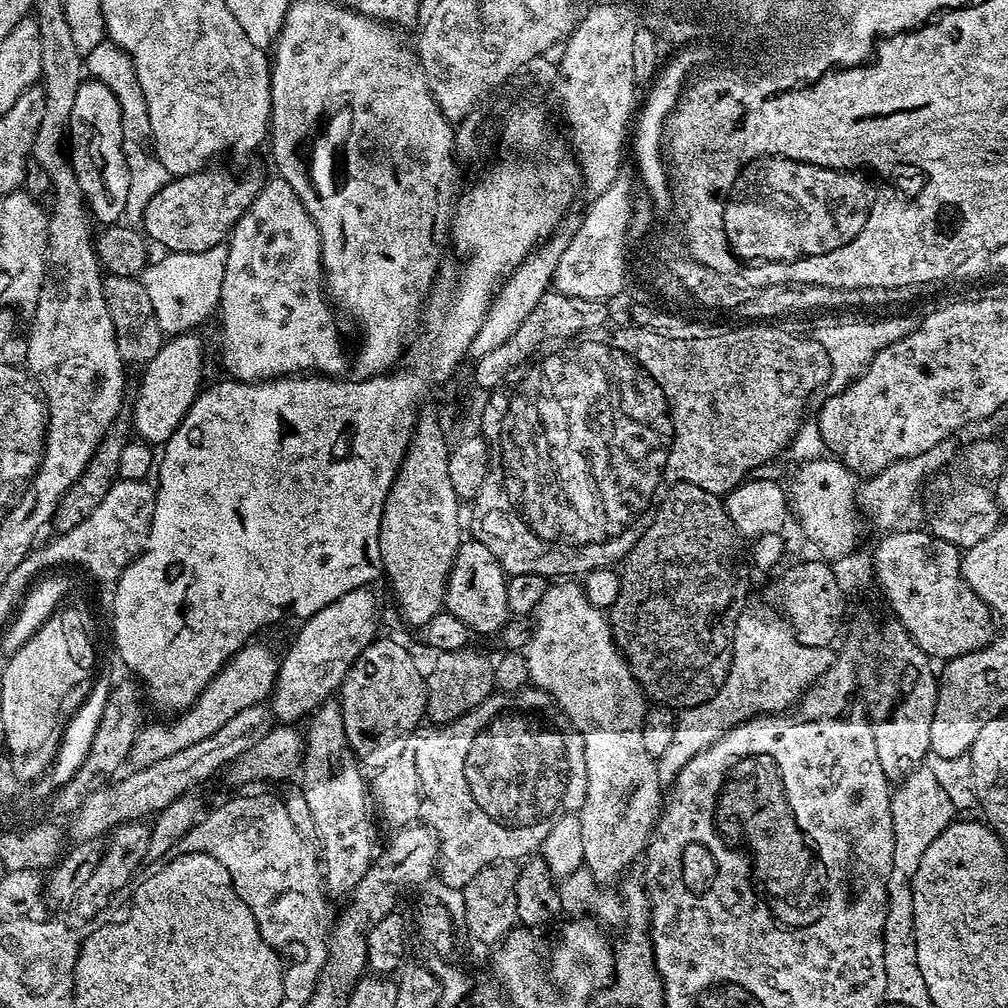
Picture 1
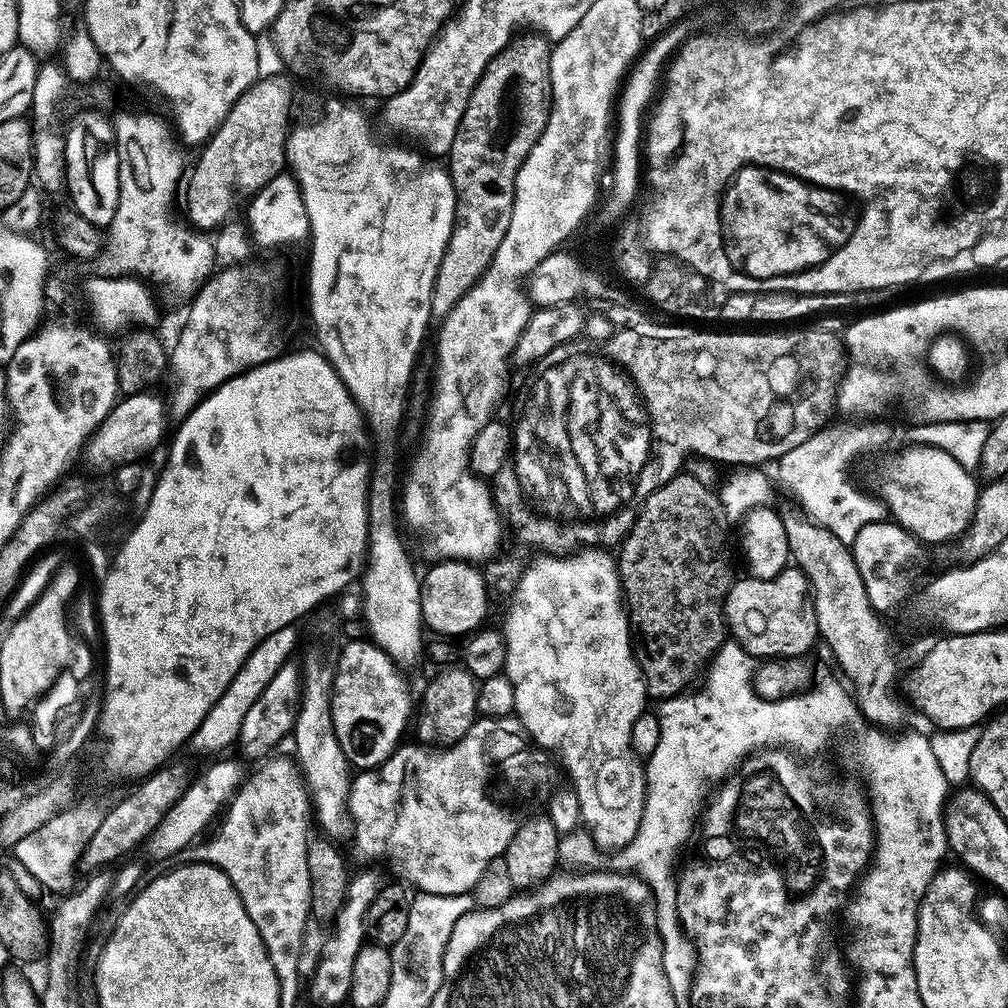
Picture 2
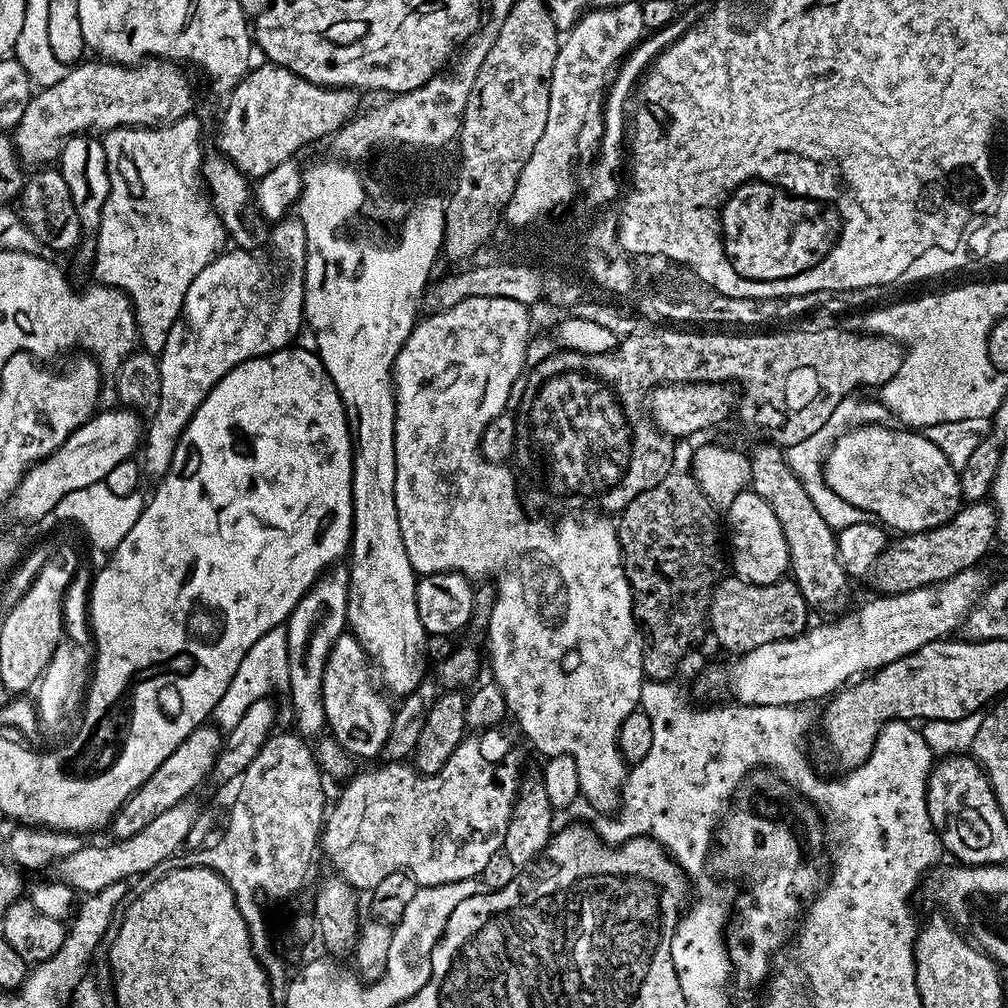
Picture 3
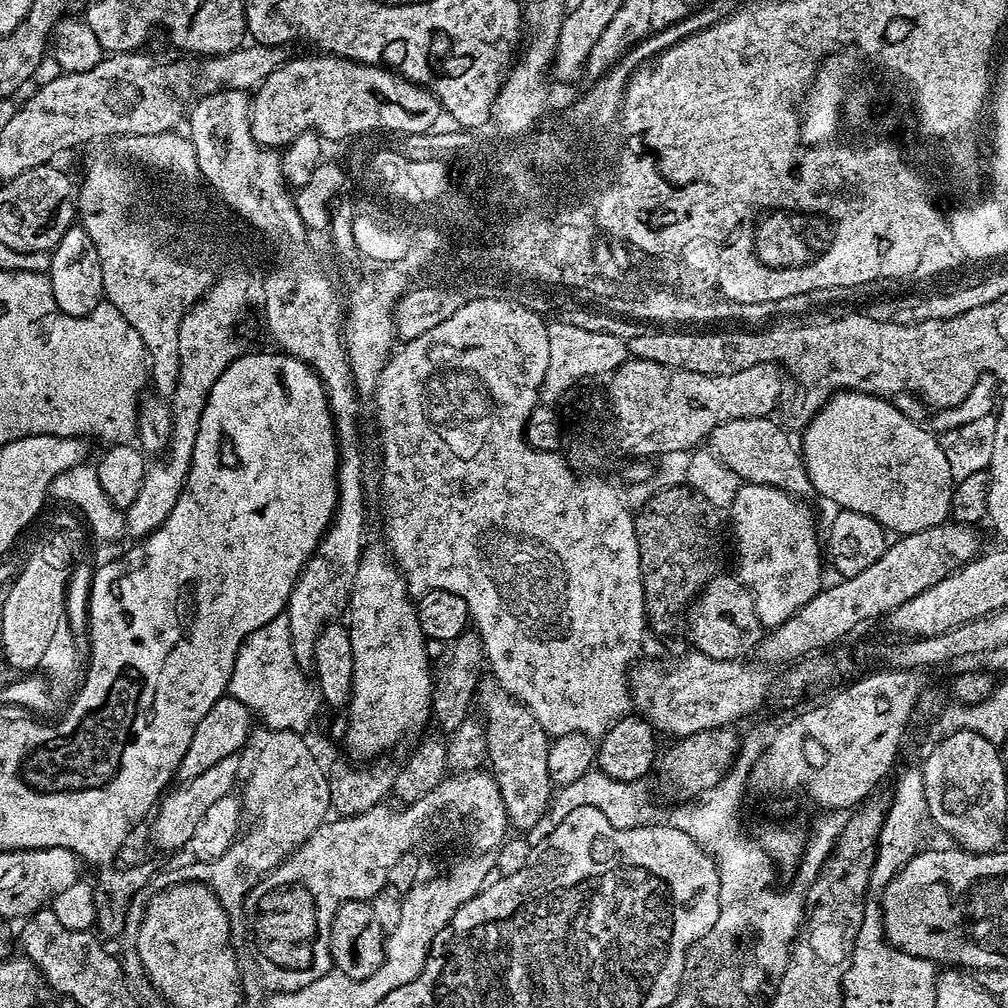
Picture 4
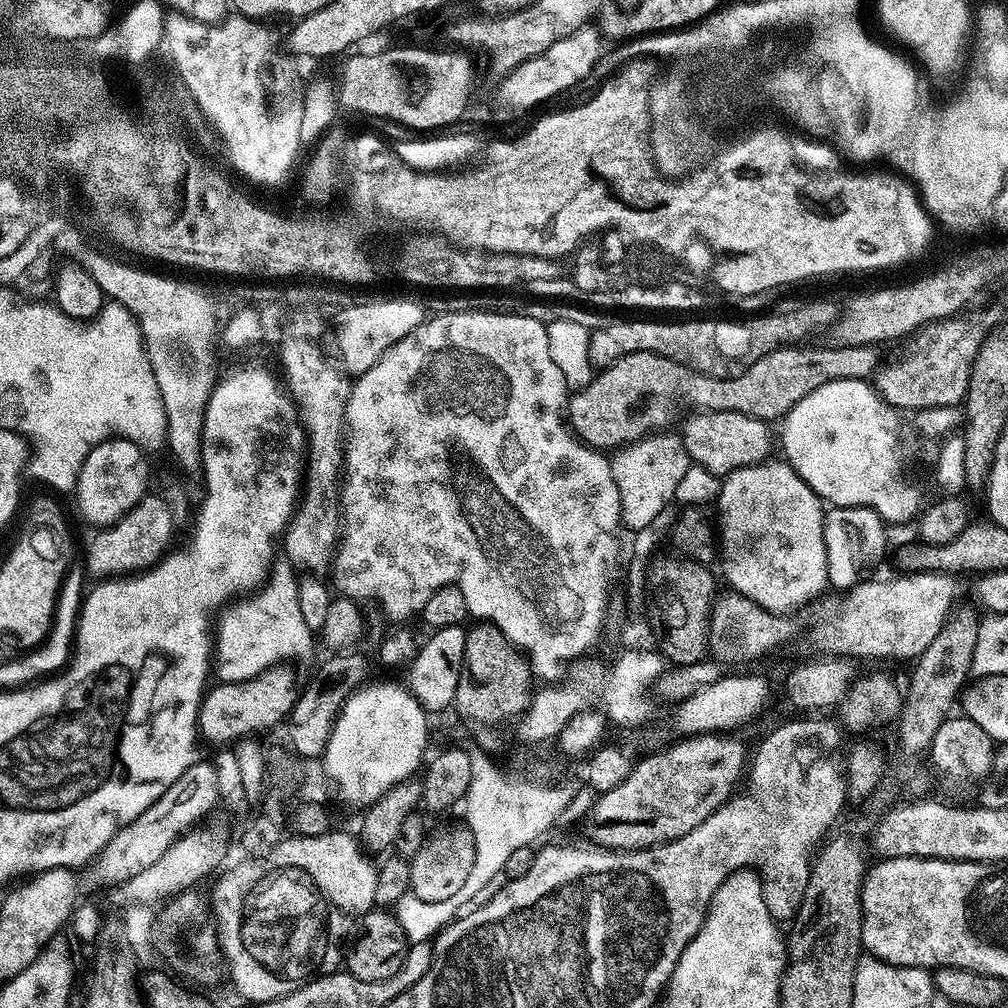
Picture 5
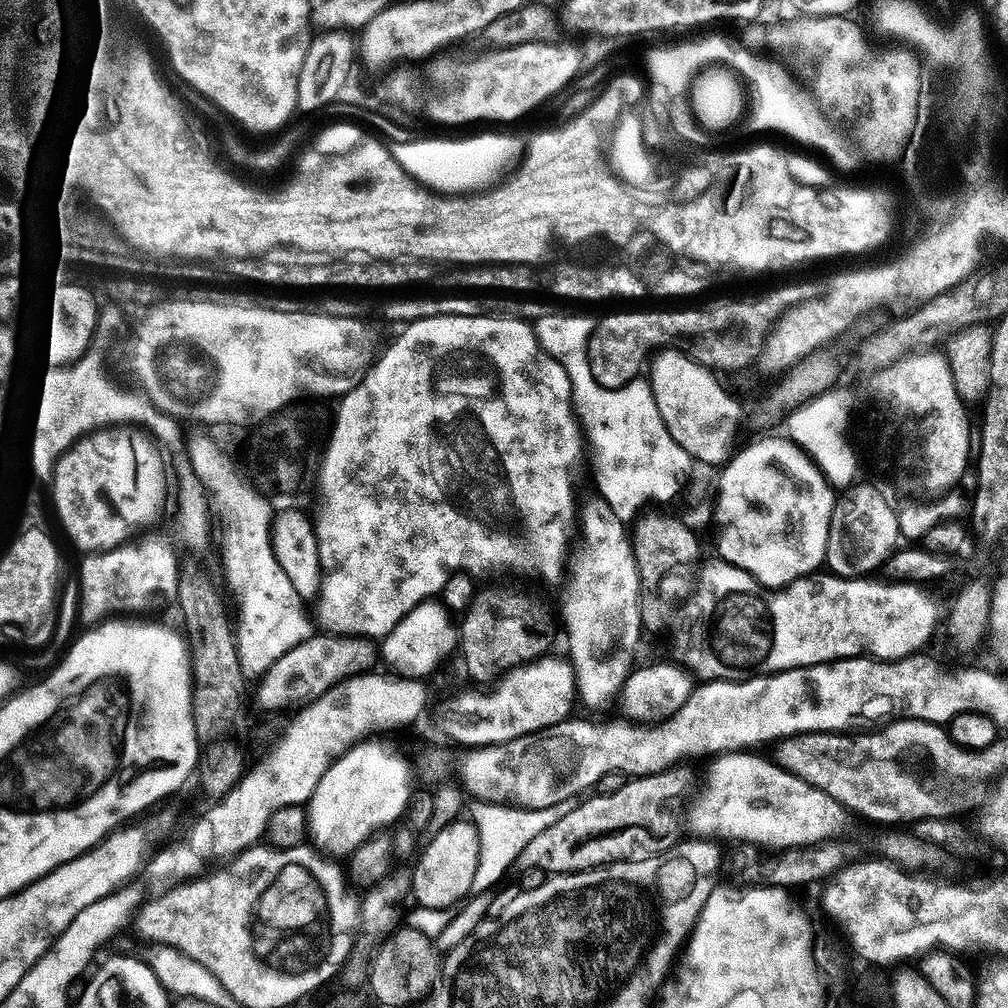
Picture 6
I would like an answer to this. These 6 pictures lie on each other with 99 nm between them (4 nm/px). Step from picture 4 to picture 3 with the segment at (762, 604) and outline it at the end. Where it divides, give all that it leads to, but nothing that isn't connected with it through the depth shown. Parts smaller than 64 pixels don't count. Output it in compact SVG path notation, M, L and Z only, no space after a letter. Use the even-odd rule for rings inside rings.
M747 490L736 498L726 509L726 536L732 539L730 544L730 568L735 575L748 584L773 584L785 579L789 571L788 566L788 543L786 534L782 534L782 526L775 516L774 510L770 505L757 494L757 492Z

